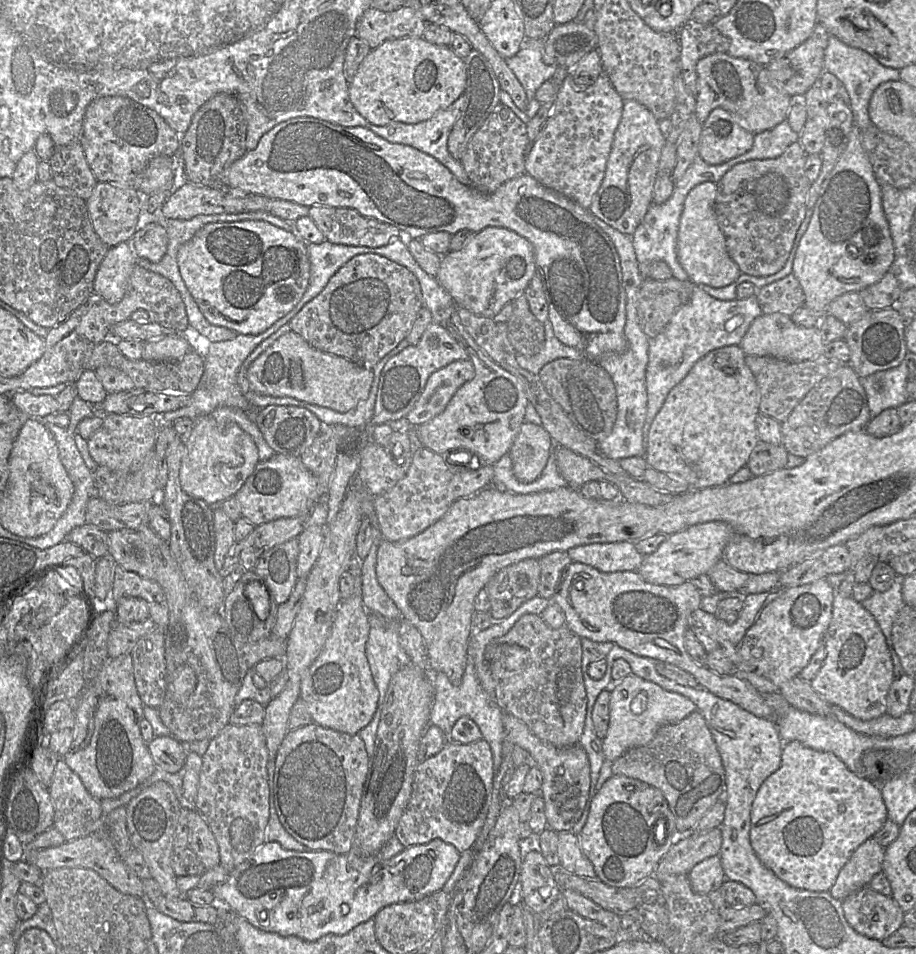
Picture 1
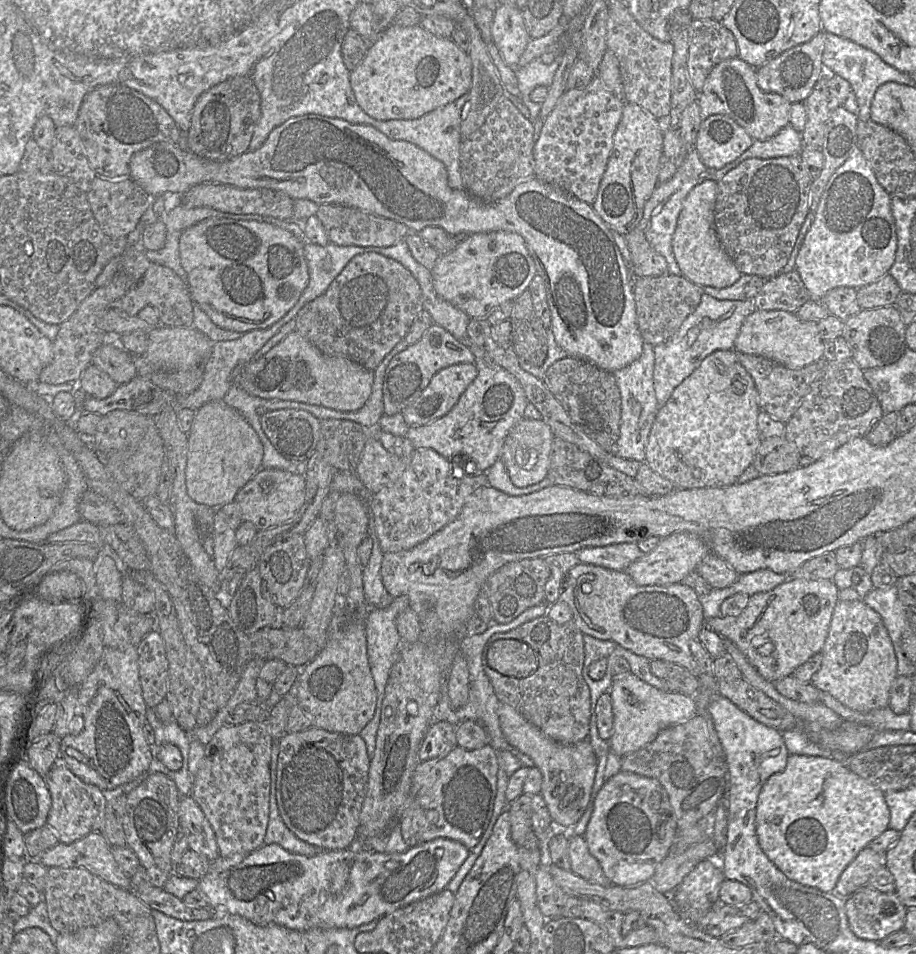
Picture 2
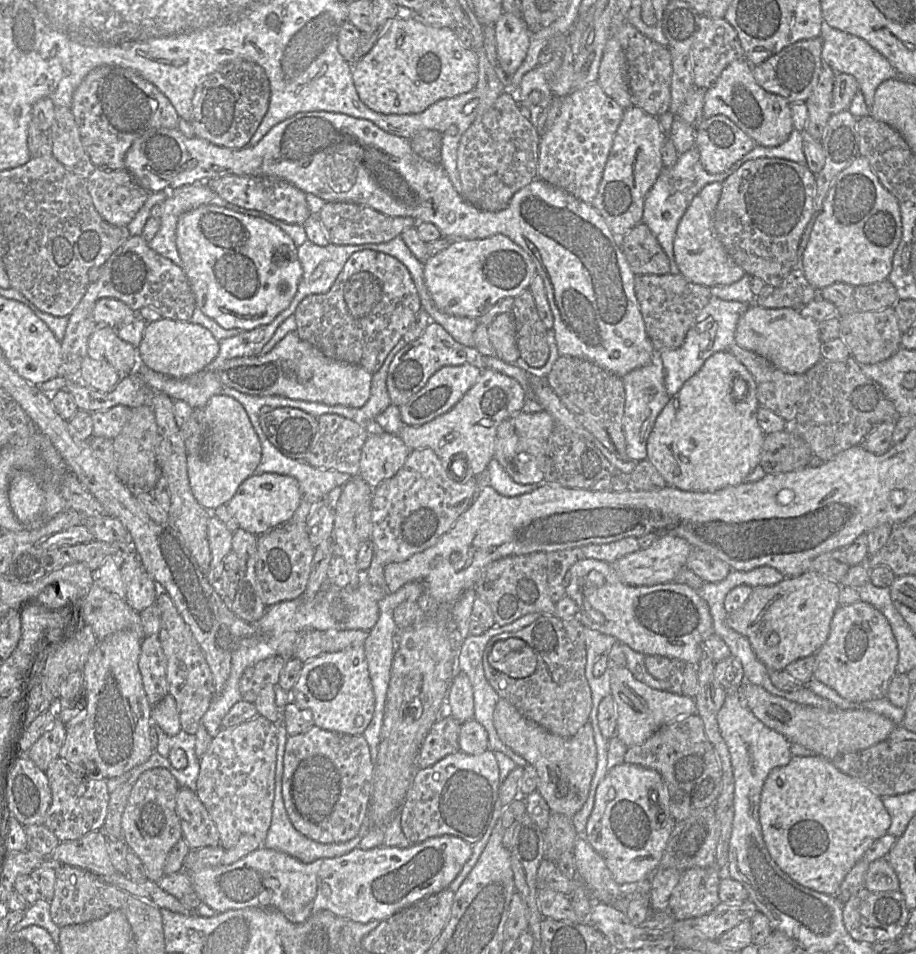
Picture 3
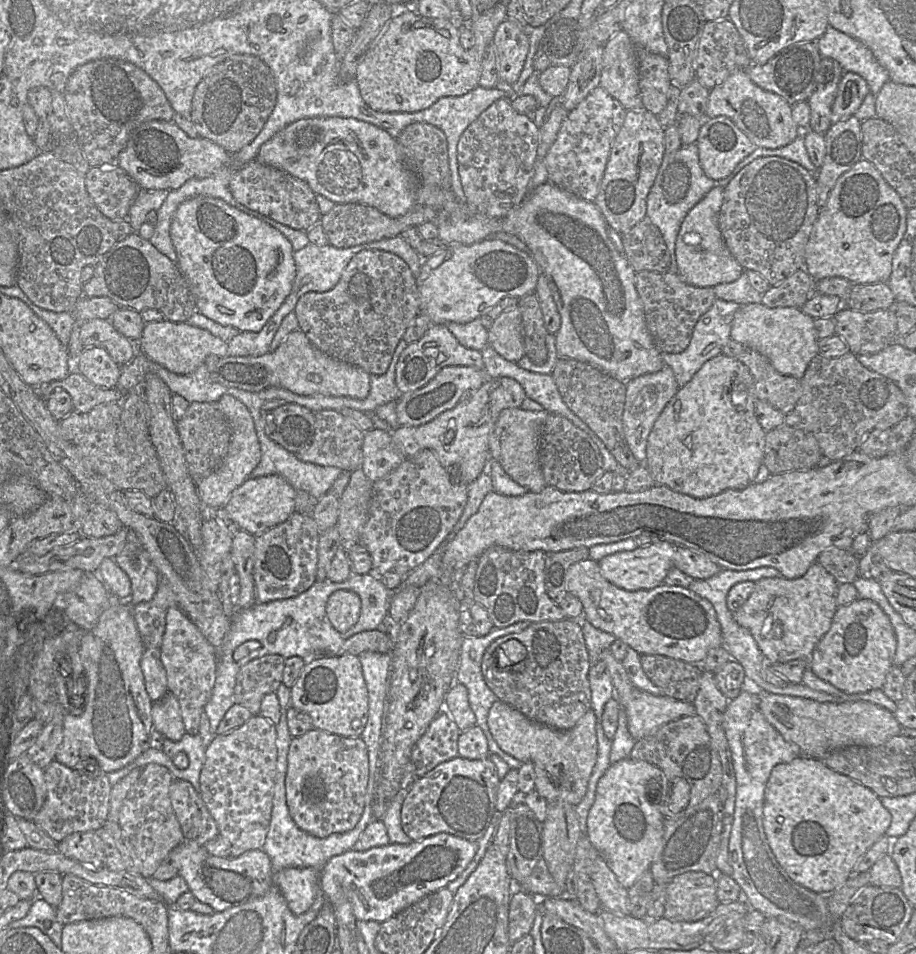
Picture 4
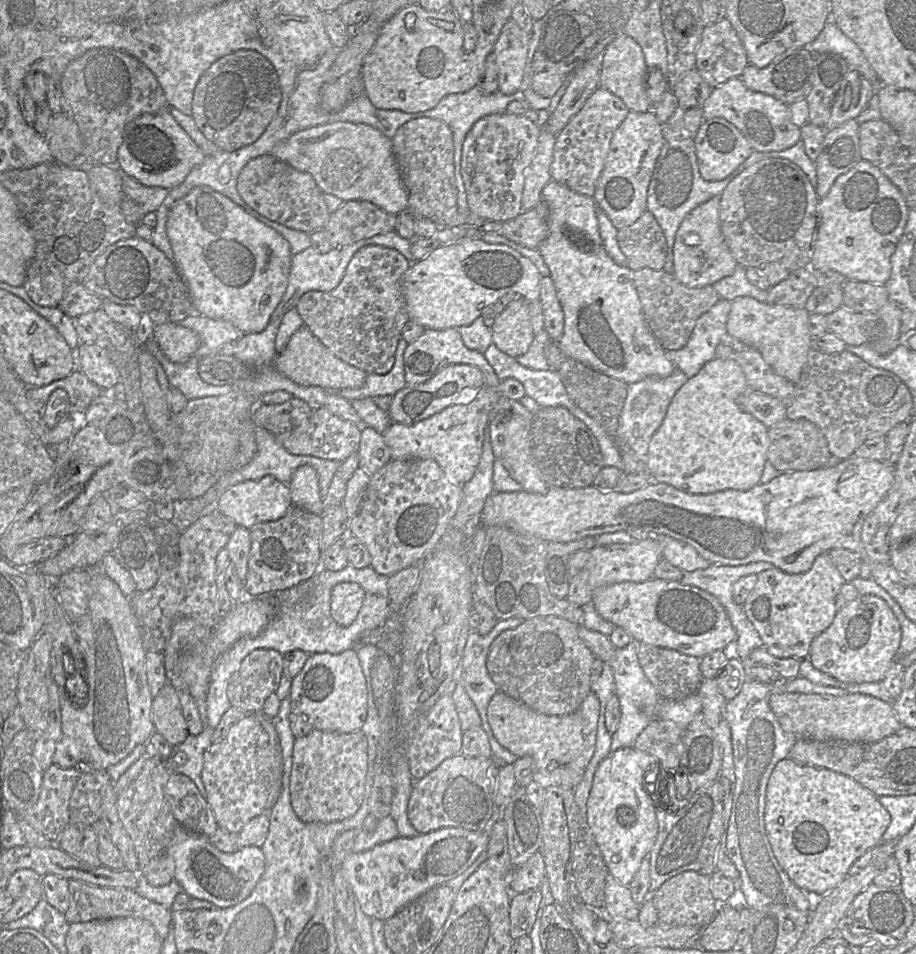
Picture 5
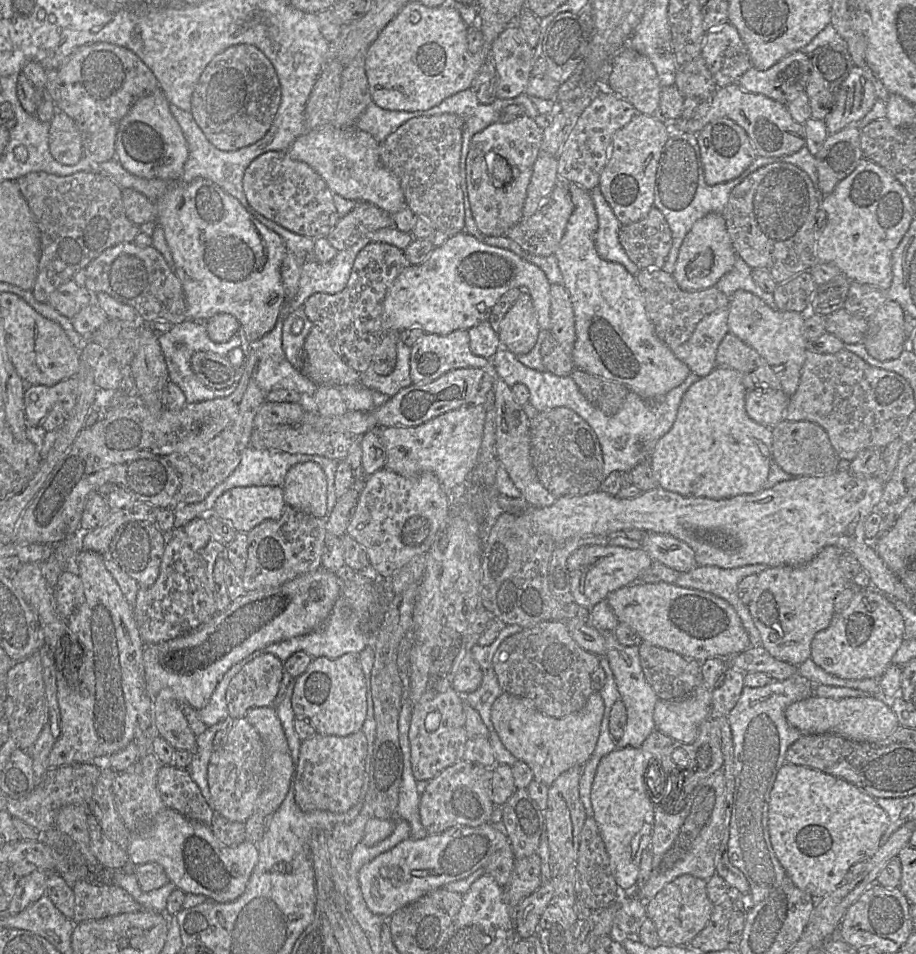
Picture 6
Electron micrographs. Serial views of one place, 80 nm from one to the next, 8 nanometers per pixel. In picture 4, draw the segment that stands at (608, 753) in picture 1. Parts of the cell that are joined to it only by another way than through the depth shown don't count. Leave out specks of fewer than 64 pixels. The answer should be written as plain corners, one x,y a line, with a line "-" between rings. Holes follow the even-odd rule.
610,649
603,650
599,660
606,664
606,671
609,673
613,684
613,698
626,712
629,733
636,741
670,721
696,714
693,703
680,701
666,695
652,695
636,688
631,683
624,666
615,659

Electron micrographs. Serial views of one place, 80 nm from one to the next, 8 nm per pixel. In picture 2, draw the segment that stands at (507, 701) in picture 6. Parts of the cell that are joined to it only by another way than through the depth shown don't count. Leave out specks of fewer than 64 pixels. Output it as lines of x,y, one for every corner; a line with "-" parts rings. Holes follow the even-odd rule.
499,701
498,719
506,741
529,756
542,774
540,794
556,829
570,831
587,808
594,784
597,759
589,738
575,744
557,743
508,704

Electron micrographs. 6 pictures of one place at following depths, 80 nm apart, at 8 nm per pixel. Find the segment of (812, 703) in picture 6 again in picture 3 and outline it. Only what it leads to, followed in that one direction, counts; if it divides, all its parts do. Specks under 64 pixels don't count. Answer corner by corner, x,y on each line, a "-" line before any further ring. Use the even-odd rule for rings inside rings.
745,681
738,694
752,713
767,727
784,735
790,743
800,744
828,760
869,748
886,741
896,724
884,715
866,709
823,710
799,704
769,693
763,687

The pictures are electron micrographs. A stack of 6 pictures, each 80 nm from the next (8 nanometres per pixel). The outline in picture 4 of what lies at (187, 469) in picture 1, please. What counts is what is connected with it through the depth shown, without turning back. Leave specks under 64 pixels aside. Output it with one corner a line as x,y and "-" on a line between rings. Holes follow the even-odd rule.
228,394
223,395
217,403
229,423
231,440
226,456
219,467
196,483
200,501
203,506
210,510
224,507
231,493
249,478
249,475
261,459
261,448
254,422
245,405

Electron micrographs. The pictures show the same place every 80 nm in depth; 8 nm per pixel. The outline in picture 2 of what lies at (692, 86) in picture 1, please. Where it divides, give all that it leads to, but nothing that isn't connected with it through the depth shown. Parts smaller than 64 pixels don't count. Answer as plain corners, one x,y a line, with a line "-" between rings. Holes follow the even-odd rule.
714,18
693,20
689,31
687,70
697,93
711,70
720,62
738,57
737,42
730,30

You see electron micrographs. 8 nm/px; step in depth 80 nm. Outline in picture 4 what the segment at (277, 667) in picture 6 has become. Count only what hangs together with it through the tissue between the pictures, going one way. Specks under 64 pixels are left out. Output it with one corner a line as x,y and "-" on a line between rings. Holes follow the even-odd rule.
269,654
242,666
234,688
235,703
259,714
263,697
275,693
282,683
284,660
281,655

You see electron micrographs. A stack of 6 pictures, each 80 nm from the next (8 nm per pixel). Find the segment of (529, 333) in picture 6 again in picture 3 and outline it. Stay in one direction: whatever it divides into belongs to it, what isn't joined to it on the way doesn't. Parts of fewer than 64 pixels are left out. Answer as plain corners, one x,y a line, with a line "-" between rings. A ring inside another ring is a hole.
512,312
499,314
488,326
488,337
495,355
502,361
515,364
520,353
516,342
516,323

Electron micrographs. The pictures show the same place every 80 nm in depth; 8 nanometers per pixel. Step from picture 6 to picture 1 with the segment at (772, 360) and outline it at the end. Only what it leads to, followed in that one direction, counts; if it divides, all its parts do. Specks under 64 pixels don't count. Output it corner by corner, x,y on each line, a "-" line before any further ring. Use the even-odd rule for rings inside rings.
772,313
755,318
739,346
746,355
771,356
789,362
803,362
824,354
825,342
818,326
805,328
796,325
787,315

